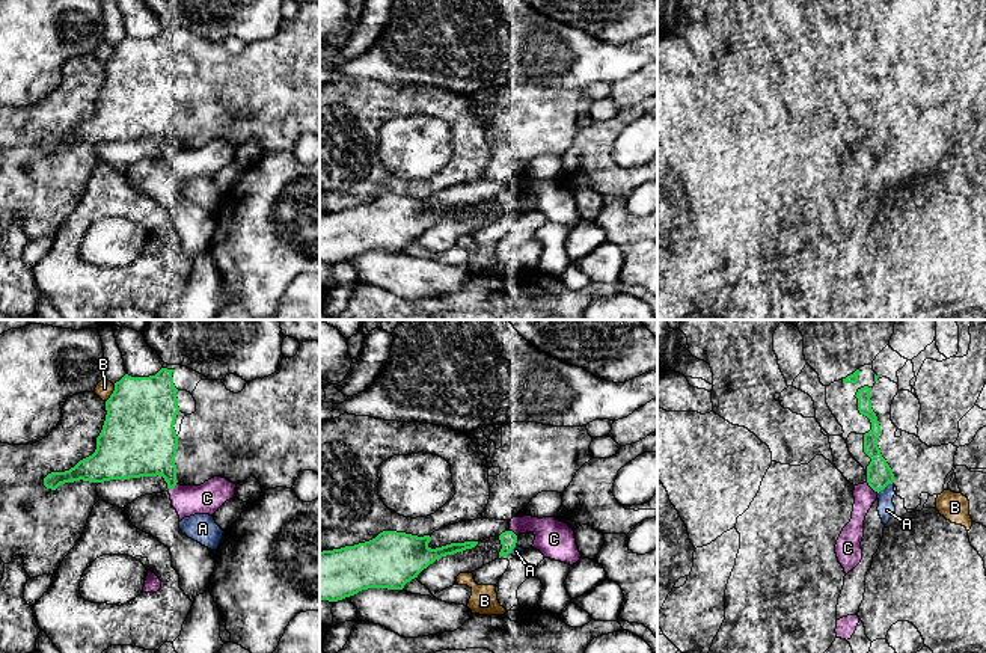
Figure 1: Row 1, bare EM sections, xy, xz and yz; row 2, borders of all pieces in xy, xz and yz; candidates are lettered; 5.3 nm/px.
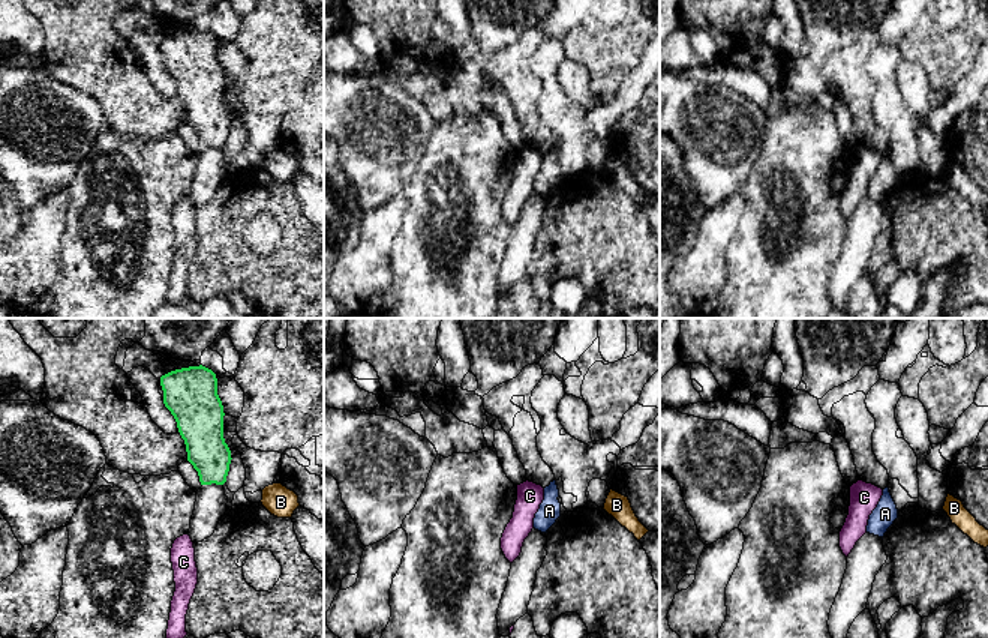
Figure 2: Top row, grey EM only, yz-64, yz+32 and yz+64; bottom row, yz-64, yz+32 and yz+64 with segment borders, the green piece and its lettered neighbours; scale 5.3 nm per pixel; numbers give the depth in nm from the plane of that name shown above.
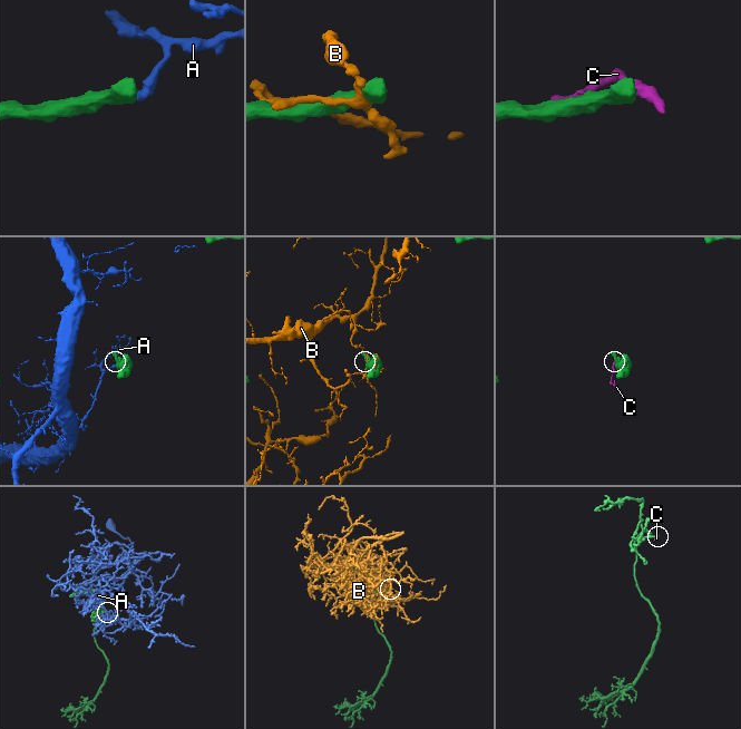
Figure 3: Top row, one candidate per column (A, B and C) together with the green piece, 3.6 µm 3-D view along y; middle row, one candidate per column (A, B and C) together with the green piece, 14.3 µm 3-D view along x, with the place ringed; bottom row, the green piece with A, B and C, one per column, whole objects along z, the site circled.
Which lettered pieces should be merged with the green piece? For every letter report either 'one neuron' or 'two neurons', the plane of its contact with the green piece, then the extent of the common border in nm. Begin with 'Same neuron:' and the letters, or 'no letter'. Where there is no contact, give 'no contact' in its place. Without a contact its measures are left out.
Same neuron: no letter
A: two neurons | yz | 110 nm
B: two neurons | xy | 110 nm
C: two neurons | yz | 90 nm

